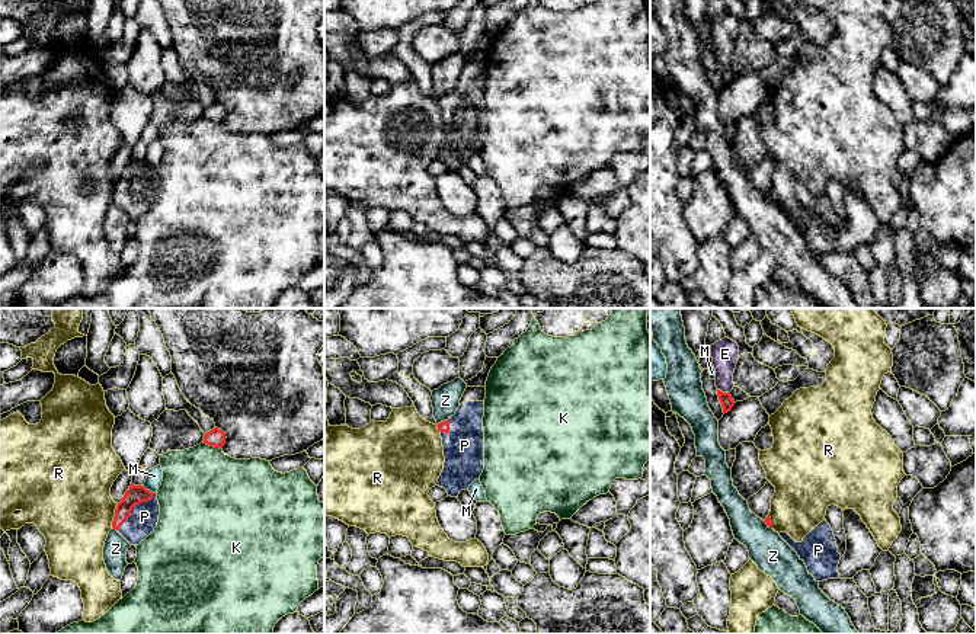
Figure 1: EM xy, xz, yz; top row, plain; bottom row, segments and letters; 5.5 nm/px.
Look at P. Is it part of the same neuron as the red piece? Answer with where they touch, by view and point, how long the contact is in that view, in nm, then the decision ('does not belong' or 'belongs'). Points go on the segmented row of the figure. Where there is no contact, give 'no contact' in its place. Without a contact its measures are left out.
contact xy (133, 506); length 300 nm; belongs

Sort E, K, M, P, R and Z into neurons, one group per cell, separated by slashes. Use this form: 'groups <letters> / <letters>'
groups E P / K / M / R / Z

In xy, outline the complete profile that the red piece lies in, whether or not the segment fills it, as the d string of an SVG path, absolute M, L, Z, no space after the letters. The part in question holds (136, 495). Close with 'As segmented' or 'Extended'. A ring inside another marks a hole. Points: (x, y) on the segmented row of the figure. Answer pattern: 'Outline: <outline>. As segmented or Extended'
Outline: M134 486L125 491L116 505L112 528L131 545L138 545L157 526L160 505L157 494L144 486Z. Extended

